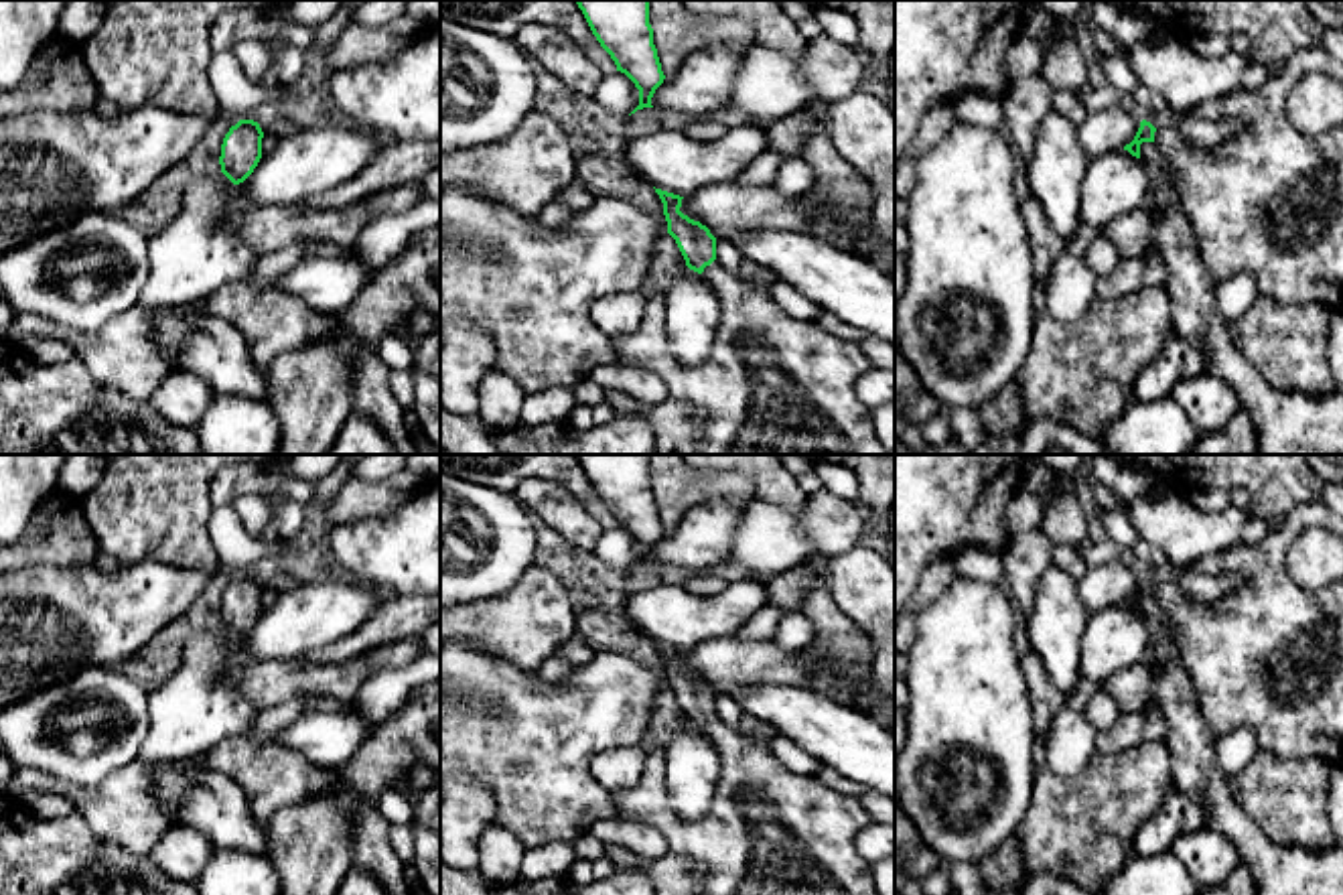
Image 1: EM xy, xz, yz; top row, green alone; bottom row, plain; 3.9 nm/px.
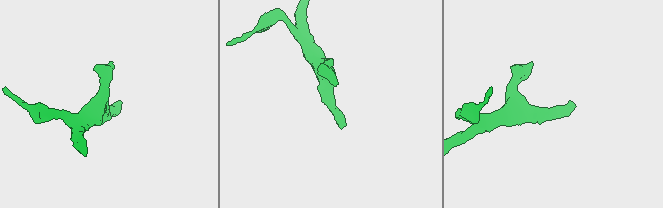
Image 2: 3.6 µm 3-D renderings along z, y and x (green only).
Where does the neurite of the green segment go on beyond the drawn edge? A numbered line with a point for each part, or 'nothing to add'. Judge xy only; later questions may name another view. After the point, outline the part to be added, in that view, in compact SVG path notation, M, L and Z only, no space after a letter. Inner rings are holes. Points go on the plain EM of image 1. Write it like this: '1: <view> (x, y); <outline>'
nothing to add

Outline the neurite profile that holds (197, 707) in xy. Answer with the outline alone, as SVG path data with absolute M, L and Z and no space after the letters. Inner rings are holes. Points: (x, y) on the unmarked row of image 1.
M223 627L195 631L185 645L181 668L146 692L150 729L140 759L176 767L229 737L248 735L260 710L231 680L231 670L241 662L237 639Z

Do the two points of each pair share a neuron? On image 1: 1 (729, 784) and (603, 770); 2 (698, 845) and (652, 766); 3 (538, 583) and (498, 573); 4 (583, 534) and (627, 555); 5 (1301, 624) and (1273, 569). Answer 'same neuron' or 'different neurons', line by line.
1: different neurons
2: same neuron
3: different neurons
4: different neurons
5: same neuron

